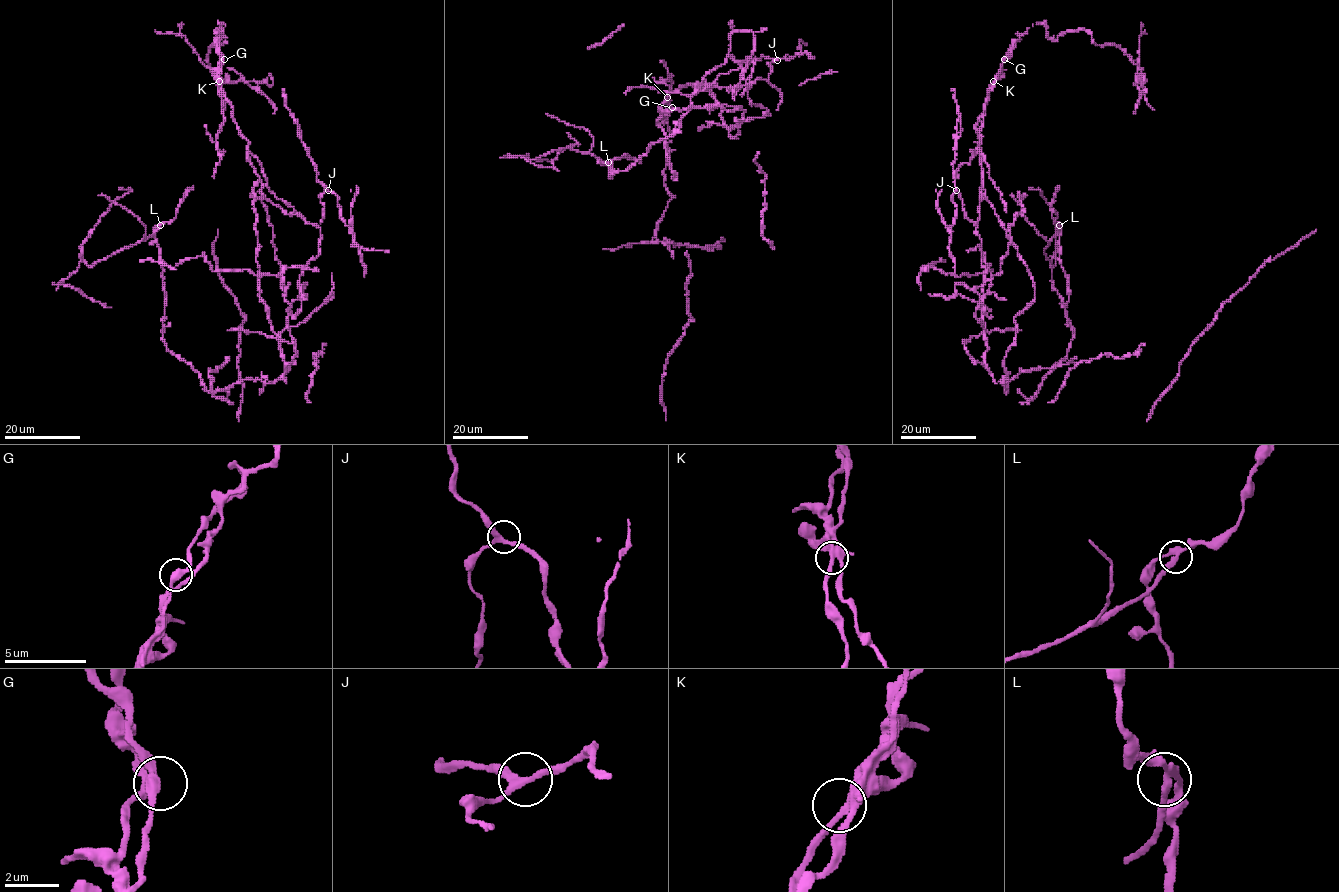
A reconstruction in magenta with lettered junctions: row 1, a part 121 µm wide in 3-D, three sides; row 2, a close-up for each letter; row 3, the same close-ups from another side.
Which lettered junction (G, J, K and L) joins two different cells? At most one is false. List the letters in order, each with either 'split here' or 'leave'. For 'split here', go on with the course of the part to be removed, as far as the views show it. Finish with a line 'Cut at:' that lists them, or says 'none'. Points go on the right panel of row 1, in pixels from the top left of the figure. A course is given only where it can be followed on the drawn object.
G: leave
J: leave
K: leave
L: split here | (1059, 225), (1059, 231), (1045, 249), (1045, 256), (1054, 266), (1057, 213), (1038, 189), (1029, 188)
Cut at: L

